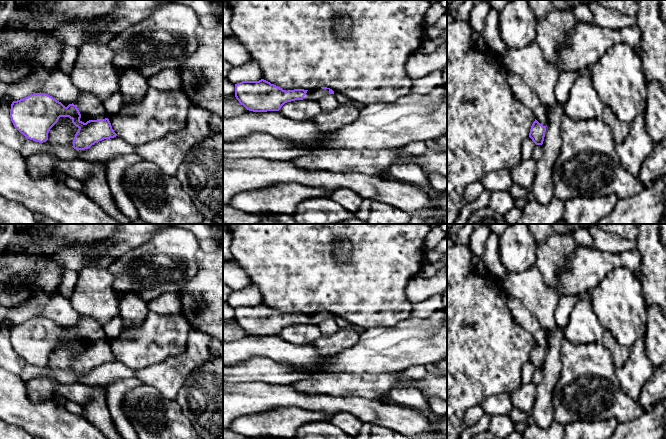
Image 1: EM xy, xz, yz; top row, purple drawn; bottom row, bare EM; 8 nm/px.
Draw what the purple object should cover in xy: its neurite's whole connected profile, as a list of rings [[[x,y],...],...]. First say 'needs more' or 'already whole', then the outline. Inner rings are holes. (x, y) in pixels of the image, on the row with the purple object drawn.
needs more; [[[80,91],[78,99],[67,107],[46,93],[33,93],[13,101],[10,109],[14,127],[26,139],[39,143],[48,140],[50,129],[60,117],[69,117],[79,128],[72,147],[80,151],[99,141],[117,136],[107,116],[103,103],[93,94],[83,91]]]

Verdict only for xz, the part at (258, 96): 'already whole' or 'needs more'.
needs more

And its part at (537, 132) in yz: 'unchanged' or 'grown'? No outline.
grown

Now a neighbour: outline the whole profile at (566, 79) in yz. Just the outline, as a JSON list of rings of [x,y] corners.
[[[564,71],[560,72],[555,85],[555,98],[558,103],[565,105],[569,98],[569,93],[580,75],[580,72],[576,71]]]

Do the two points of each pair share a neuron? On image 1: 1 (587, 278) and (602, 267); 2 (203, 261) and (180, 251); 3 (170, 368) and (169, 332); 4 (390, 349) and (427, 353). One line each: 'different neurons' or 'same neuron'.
1: same neuron
2: different neurons
3: different neurons
4: same neuron

